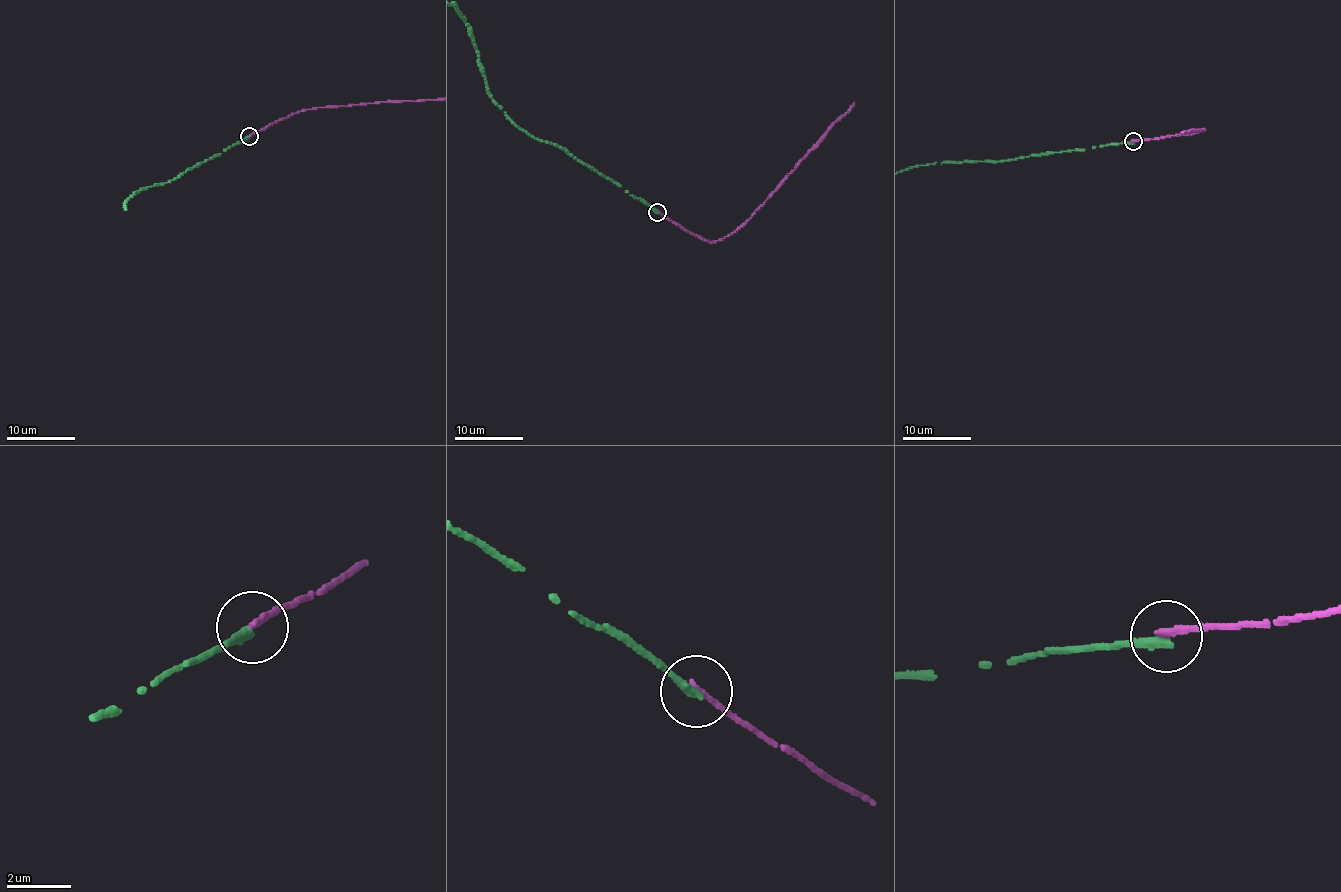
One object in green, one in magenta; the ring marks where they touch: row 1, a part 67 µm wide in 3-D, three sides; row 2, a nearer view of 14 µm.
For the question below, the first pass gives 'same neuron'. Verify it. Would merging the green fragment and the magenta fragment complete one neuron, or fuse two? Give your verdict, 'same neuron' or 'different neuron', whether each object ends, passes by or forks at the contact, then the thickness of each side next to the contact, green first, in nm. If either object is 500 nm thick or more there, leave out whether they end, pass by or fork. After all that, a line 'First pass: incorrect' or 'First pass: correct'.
different neuron; green ends; magenta ends; calibres 320 and 190 nm
First pass: incorrect

